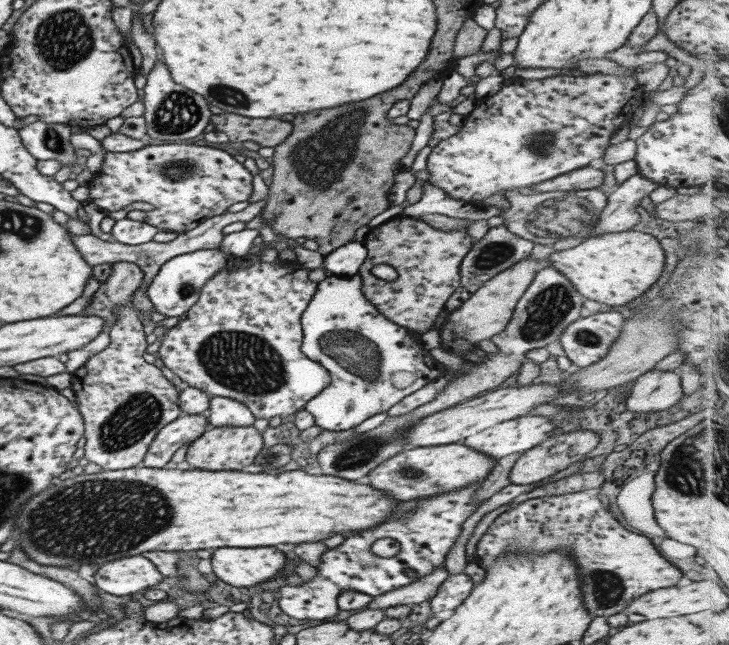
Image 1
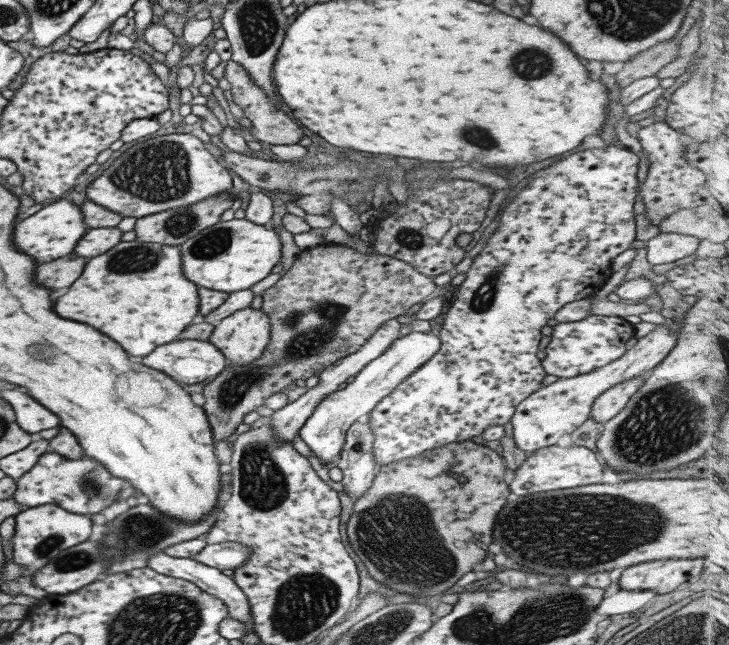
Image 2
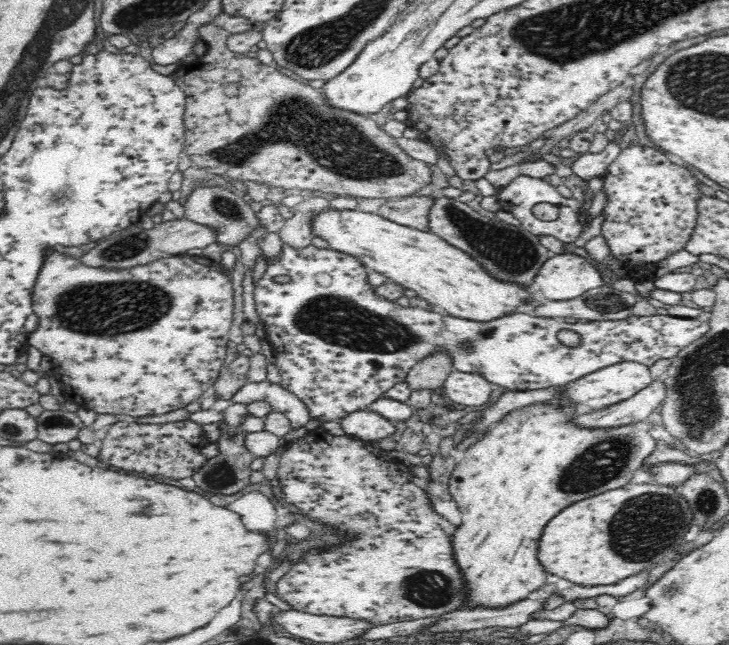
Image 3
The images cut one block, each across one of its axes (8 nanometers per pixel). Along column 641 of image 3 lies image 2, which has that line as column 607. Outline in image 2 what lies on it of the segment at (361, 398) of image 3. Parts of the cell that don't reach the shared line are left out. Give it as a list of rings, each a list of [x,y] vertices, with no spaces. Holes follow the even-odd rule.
[[[590,315],[581,321],[555,324],[552,329],[551,340],[543,348],[544,355],[540,362],[543,371],[557,379],[573,378],[606,366],[626,351],[625,342],[634,337],[632,325],[617,316]]]

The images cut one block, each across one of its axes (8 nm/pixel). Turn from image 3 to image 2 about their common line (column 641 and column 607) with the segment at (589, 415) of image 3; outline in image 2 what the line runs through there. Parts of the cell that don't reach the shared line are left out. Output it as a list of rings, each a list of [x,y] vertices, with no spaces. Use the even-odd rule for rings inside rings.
[[[648,373],[641,374],[641,376],[635,376],[632,380],[621,382],[620,384],[613,386],[613,388],[609,388],[609,390],[603,390],[599,396],[595,396],[592,409],[589,411],[593,422],[603,424],[613,418],[613,416],[625,406],[629,397],[635,394],[635,391],[639,389],[641,383],[645,381],[647,376]]]

